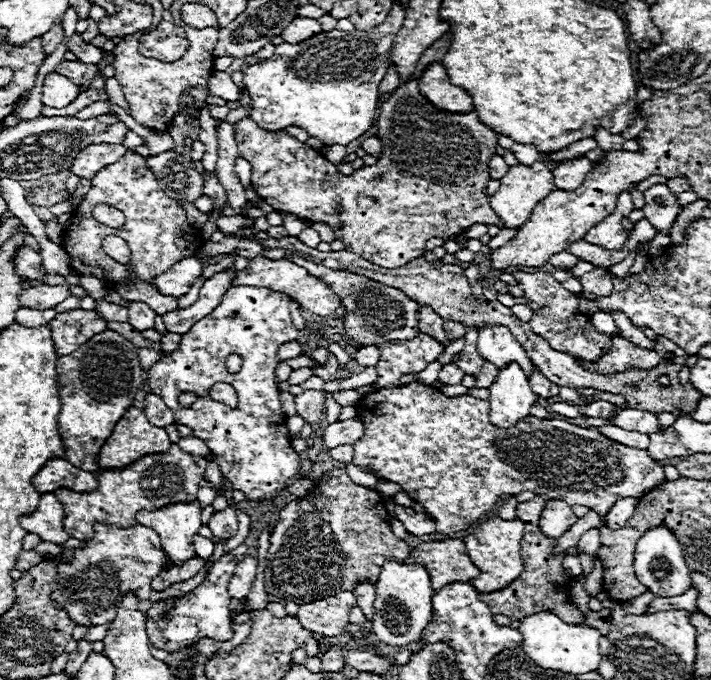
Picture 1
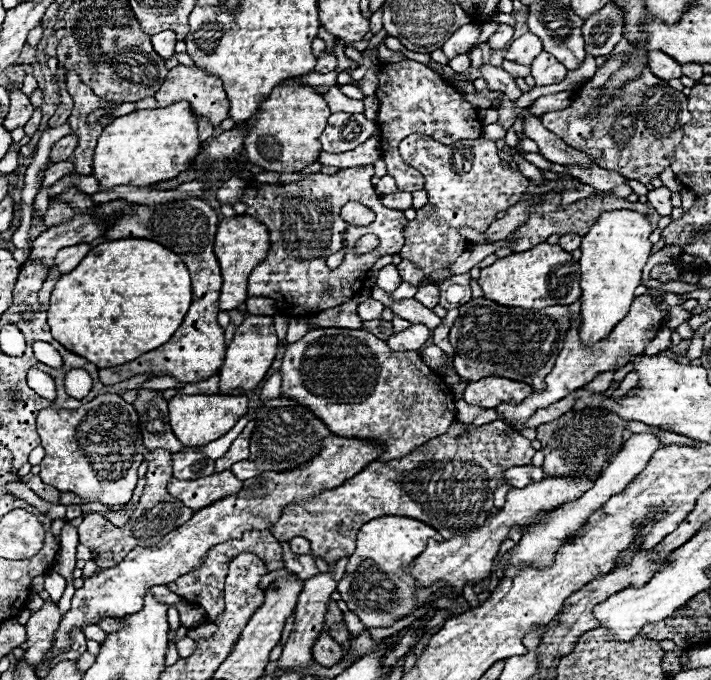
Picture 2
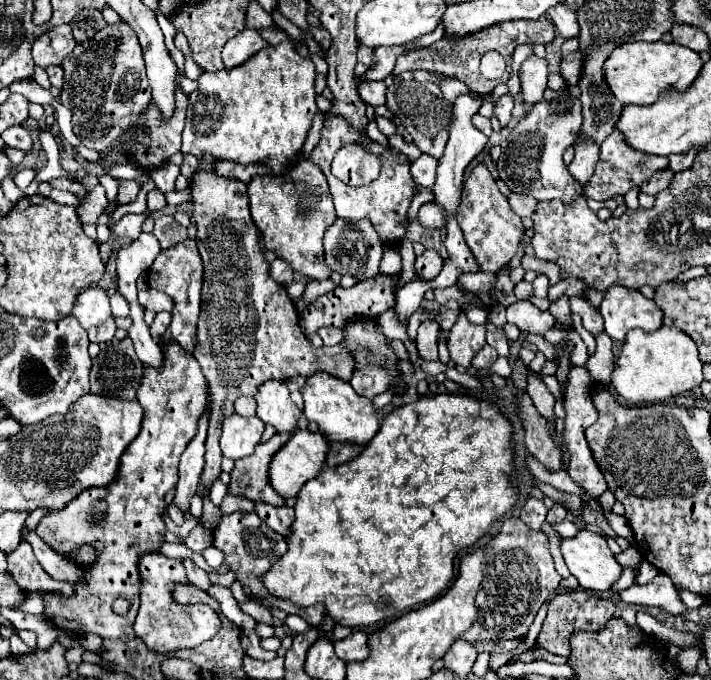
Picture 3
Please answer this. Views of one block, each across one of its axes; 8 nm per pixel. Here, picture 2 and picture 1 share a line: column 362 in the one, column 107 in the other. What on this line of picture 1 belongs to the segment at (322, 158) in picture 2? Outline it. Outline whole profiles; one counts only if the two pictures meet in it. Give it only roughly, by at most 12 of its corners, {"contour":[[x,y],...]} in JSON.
{"contour":[[90,144],[72,162],[70,172],[92,180],[100,168],[128,151],[150,156],[144,144]]}

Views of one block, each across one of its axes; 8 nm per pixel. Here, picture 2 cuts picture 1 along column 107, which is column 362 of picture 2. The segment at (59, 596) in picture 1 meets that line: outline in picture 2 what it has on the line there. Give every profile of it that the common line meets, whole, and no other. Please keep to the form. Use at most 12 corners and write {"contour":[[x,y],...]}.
{"contour":[[380,516],[358,530],[338,592],[366,628],[394,626],[436,590],[404,572],[432,526]]}

